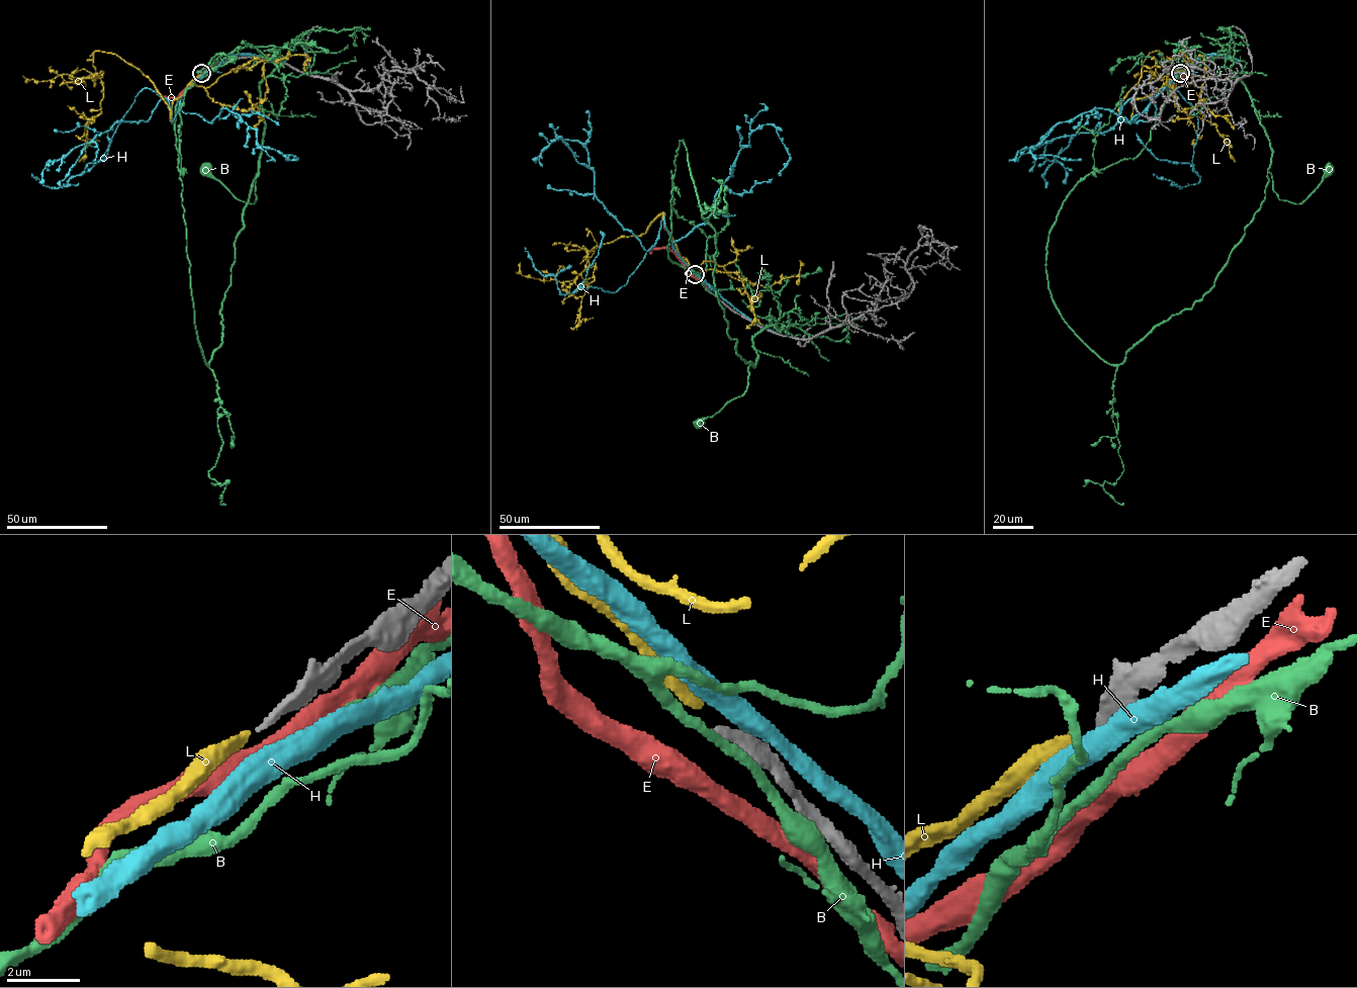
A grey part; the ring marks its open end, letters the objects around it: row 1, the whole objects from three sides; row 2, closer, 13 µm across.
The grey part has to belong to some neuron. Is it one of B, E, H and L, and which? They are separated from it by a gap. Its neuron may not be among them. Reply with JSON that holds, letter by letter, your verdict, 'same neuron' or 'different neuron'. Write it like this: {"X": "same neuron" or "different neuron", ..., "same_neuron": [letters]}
{"B": "different neuron", "E": "different neuron", "H": "different neuron", "L": "same neuron", "same_neuron": ["L"]}

